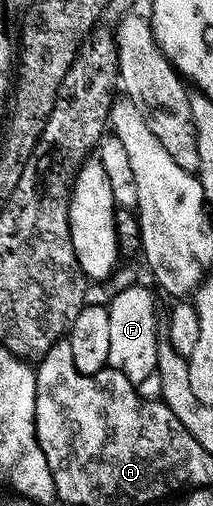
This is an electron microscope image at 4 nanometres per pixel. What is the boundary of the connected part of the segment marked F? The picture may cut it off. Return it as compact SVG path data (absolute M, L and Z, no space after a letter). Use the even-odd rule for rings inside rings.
M130 285L108 301L108 359L109 368L120 371L129 381L141 383L155 376L158 368L158 317L154 314L154 297L142 285Z

